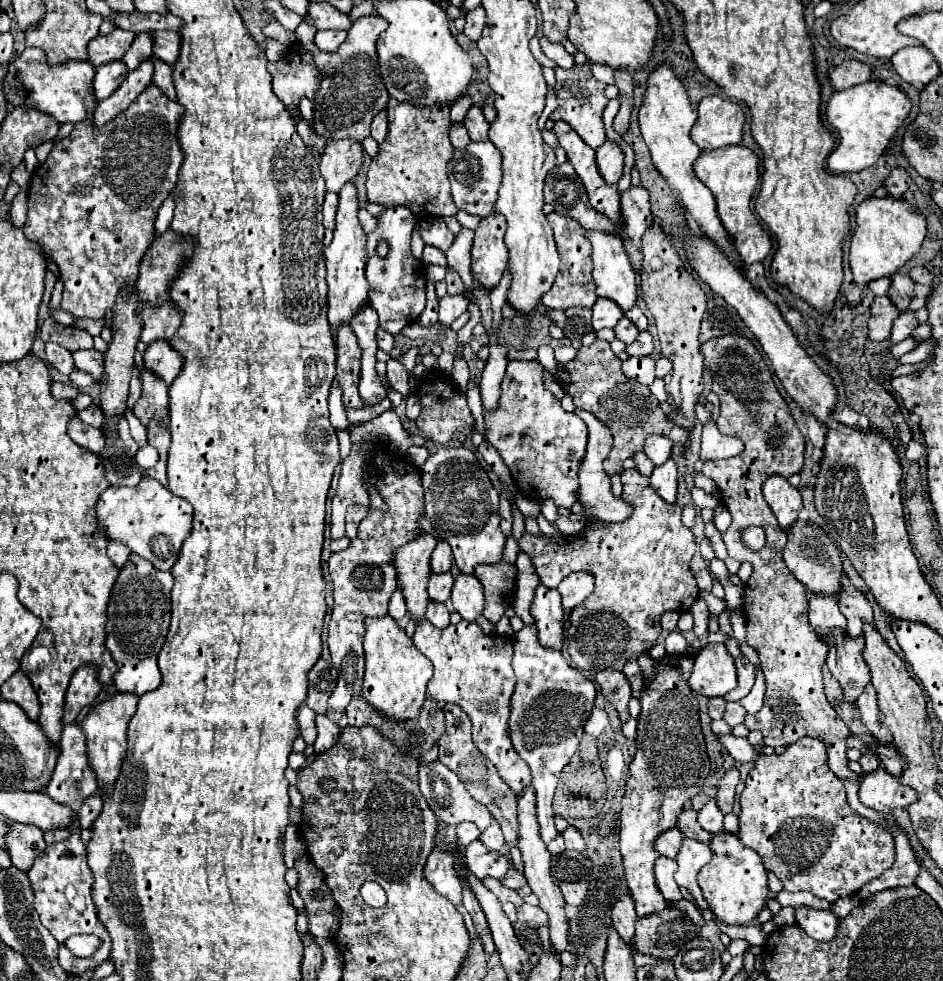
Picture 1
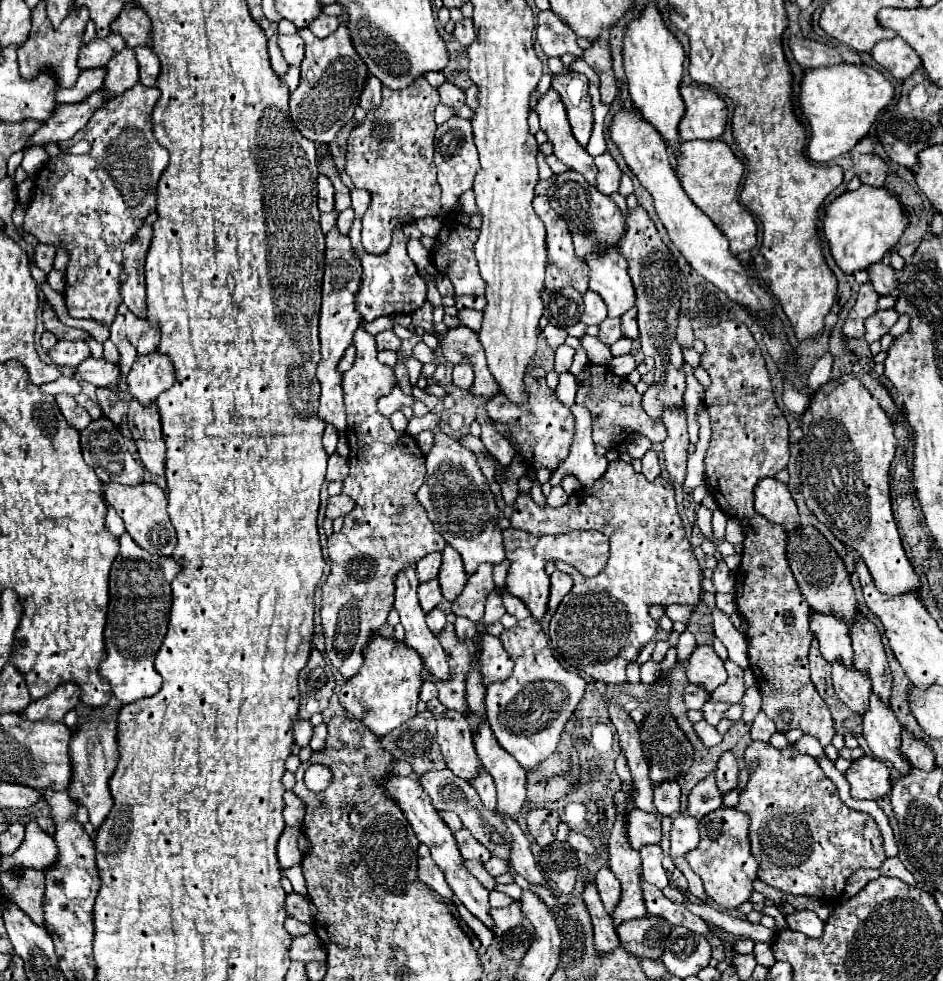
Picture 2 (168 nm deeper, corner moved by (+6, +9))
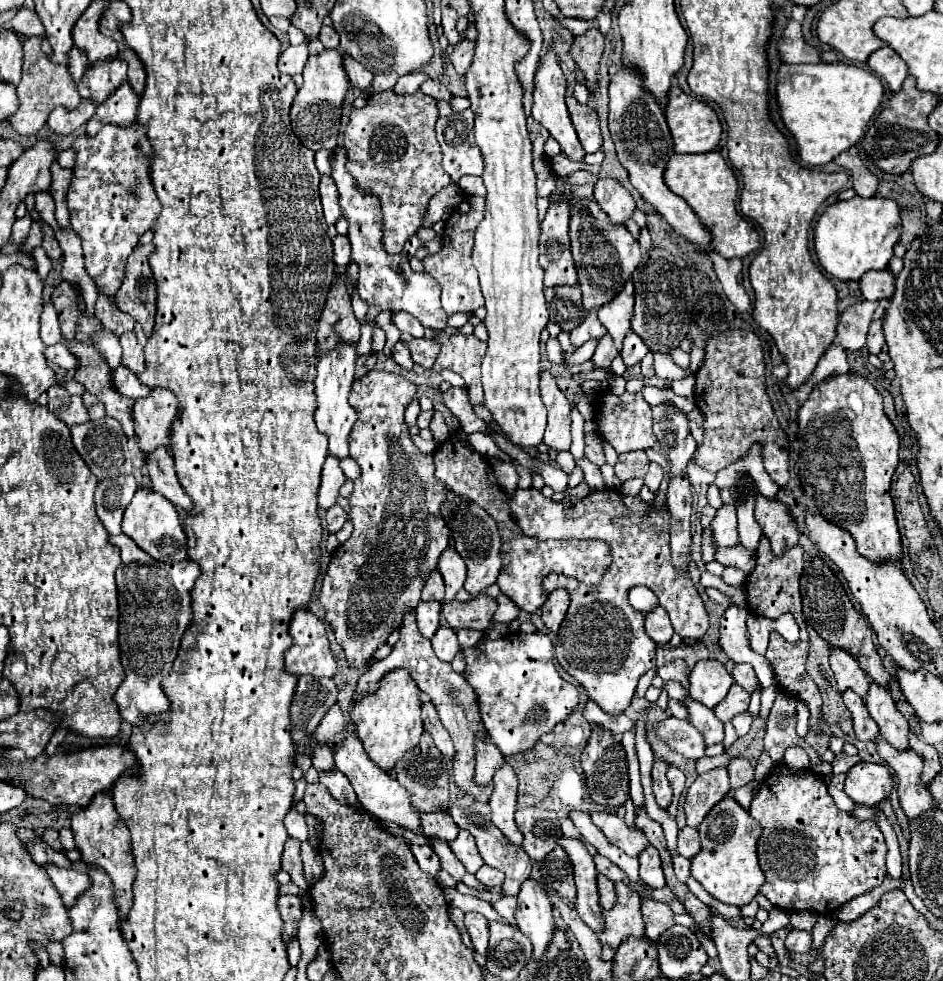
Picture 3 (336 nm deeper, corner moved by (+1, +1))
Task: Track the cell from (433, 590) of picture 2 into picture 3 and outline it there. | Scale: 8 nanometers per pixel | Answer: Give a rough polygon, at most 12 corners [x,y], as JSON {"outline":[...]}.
{"outline":[[419,602],[417,628],[433,638],[439,628],[441,602]]}

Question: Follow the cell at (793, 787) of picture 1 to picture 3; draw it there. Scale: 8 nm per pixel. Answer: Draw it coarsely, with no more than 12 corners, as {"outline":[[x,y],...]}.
{"outline":[[777,764],[749,814],[777,908],[833,914],[885,878],[877,824]]}

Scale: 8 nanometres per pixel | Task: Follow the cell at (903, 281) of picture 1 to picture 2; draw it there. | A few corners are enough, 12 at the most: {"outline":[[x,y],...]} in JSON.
{"outline":[[888,262],[868,268],[878,294],[898,288],[896,270]]}

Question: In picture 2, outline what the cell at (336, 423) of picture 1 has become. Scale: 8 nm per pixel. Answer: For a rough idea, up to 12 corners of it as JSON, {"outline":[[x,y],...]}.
{"outline":[[332,426],[324,430],[324,448],[328,454],[336,450],[338,436]]}

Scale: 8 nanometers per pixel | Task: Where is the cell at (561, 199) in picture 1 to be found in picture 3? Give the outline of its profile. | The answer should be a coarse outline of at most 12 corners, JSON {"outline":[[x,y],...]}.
{"outline":[[571,200],[583,308],[623,290],[643,252],[595,200]]}

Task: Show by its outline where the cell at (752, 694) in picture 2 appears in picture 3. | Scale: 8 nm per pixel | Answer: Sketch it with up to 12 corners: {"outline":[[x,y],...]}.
{"outline":[[743,712],[731,720],[737,736],[749,732],[751,716]]}

